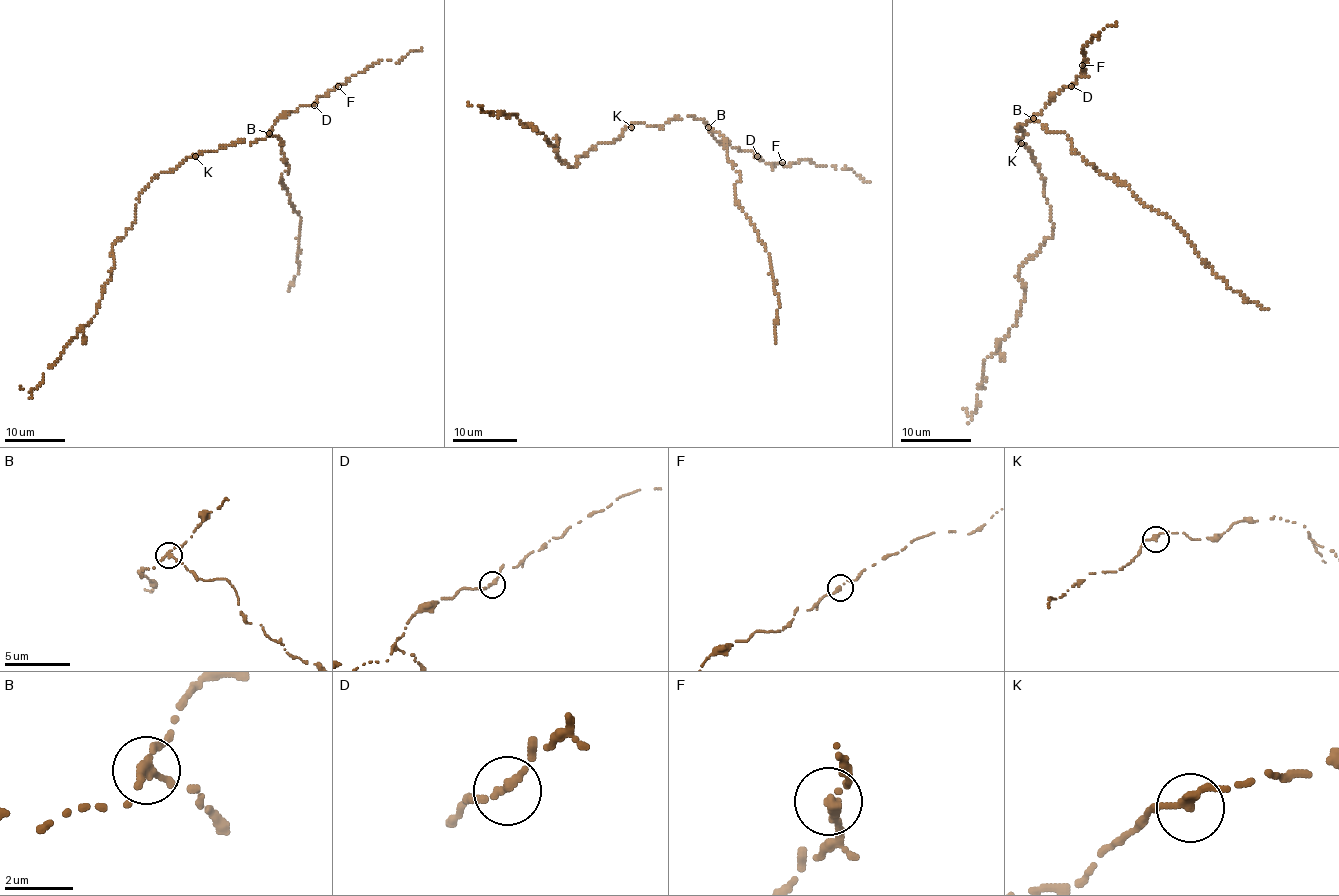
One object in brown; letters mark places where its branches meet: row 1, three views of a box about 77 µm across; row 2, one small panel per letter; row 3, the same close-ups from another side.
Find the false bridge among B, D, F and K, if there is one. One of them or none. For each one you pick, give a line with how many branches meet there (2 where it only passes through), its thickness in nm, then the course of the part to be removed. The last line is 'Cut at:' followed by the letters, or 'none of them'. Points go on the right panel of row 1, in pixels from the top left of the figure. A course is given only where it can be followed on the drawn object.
B: Branches: 2. Thickness 240 nm. Course of the part to remove: (1033, 118), (1049, 131), (1065, 133), (1071, 149), (1087, 163), (1169, 216), (1230, 287), (1269, 310)
Cut at: B

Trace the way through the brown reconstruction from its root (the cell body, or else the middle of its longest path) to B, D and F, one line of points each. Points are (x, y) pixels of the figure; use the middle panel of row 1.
B: (637, 124), (662, 127), (671, 118), (691, 115), (705, 120), (709, 128)
D: (637, 124), (662, 127), (671, 118), (691, 115), (705, 120), (718, 142), (750, 150), (757, 156)
F: (637, 124), (662, 127), (671, 118), (691, 115), (705, 120), (718, 142), (750, 150), (773, 166), (782, 162)

